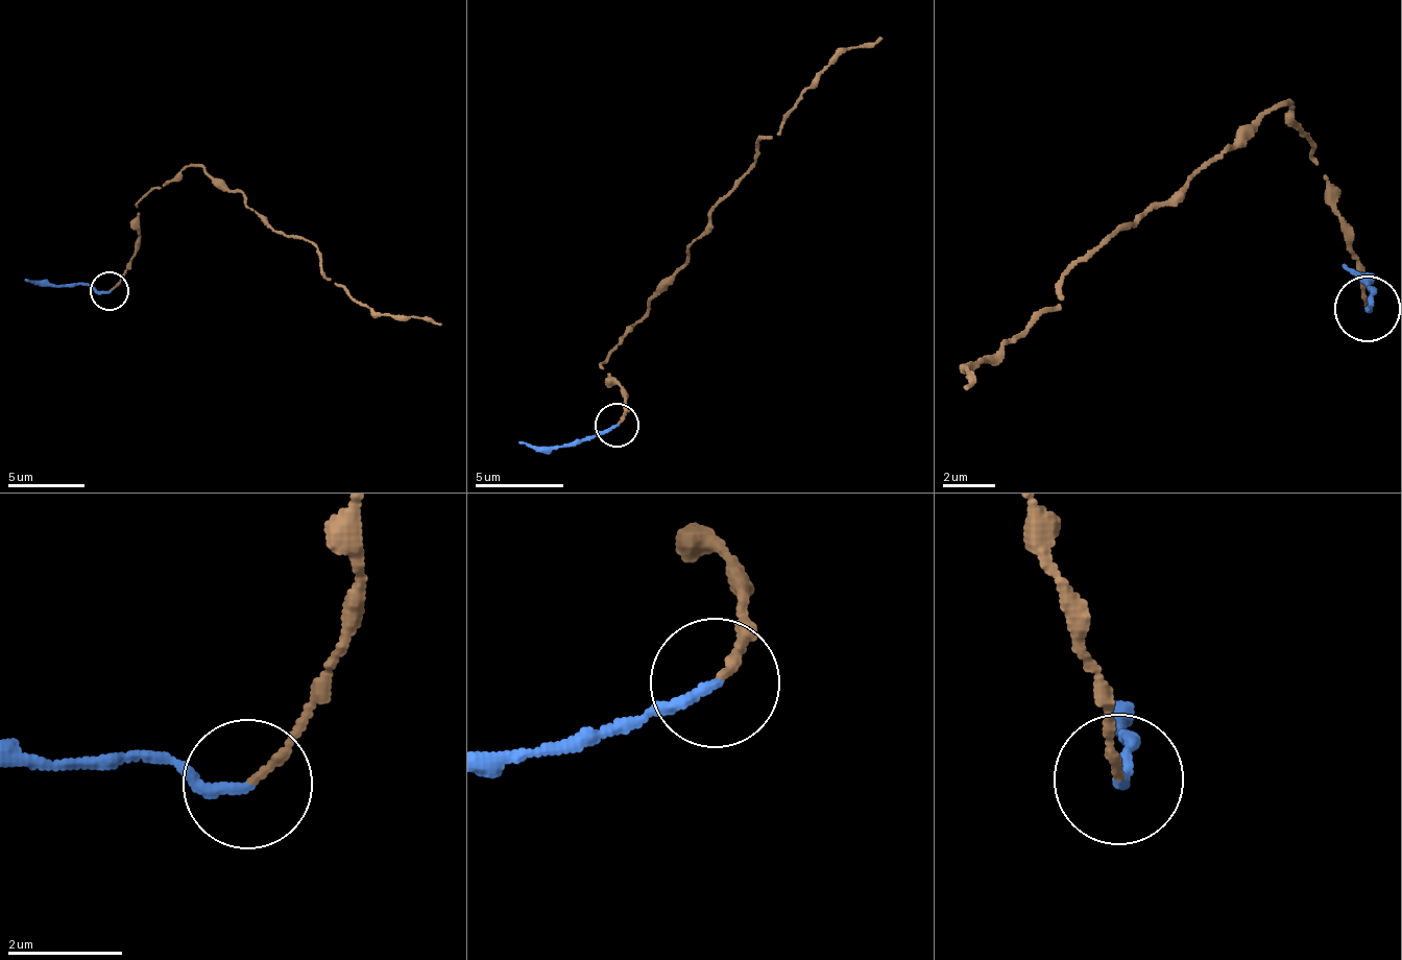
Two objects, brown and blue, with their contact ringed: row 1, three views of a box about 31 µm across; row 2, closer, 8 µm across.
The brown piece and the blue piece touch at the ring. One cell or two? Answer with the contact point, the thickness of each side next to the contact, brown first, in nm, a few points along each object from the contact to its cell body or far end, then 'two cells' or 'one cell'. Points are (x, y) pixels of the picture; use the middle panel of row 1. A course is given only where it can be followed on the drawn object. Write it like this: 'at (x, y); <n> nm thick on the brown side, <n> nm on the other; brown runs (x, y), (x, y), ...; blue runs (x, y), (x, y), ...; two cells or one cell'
at (617, 425); 130 nm thick on the brown side, 170 nm on the other; brown runs (615, 426), (626, 397), (602, 362), (686, 264), (717, 200), (799, 93), (841, 53), (881, 36); blue runs (615, 426), (566, 445), (533, 447), (517, 441); two cells

